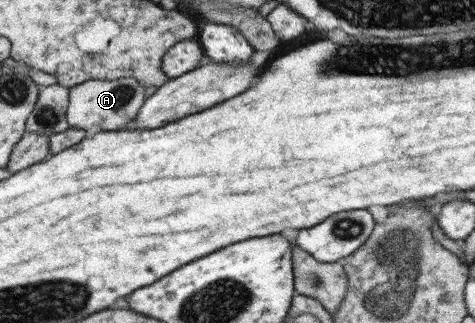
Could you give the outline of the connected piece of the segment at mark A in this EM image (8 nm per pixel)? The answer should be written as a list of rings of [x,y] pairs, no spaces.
[[[130,77],[116,80],[85,80],[68,89],[65,119],[68,128],[90,130],[98,126],[105,131],[127,128],[144,102],[144,86]]]

